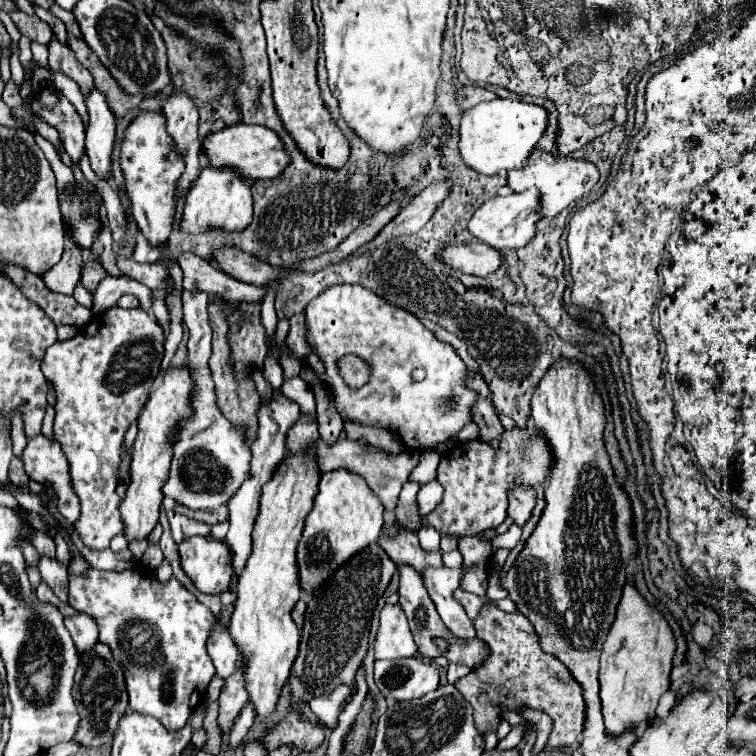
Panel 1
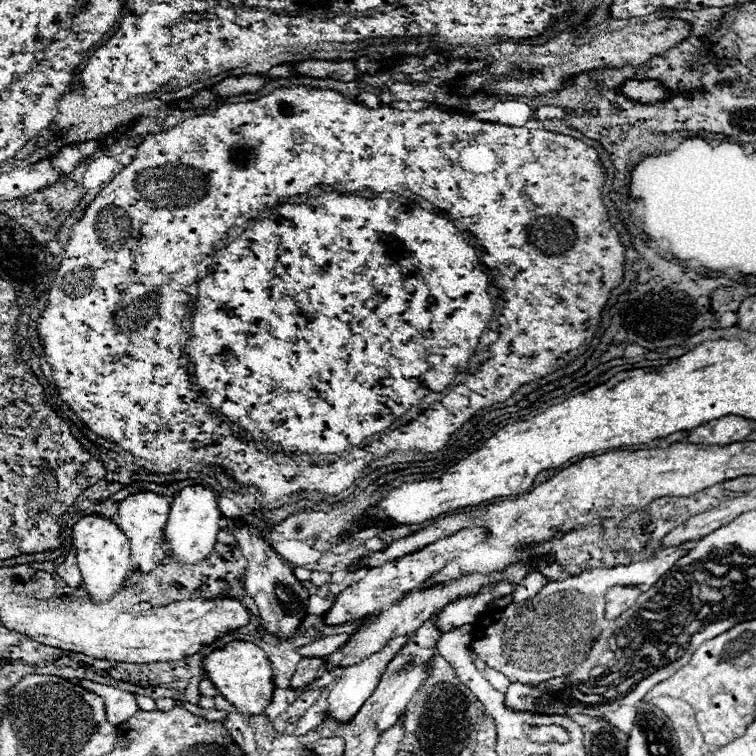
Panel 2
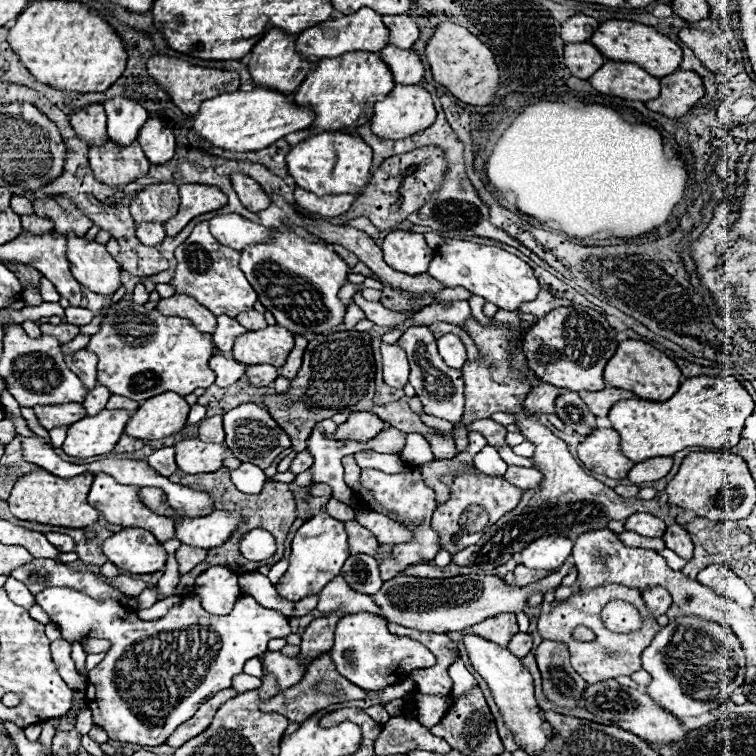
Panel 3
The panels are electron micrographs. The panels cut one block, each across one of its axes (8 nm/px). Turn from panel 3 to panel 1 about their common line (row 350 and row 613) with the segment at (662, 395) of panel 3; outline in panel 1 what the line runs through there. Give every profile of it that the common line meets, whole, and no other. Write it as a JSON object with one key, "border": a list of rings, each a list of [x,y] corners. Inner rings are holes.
{"border":[[[626,582],[622,600],[616,608],[616,620],[610,626],[608,636],[602,644],[602,658],[600,658],[600,698],[602,698],[602,714],[608,734],[616,736],[628,730],[630,726],[646,726],[656,714],[656,706],[664,690],[670,688],[670,670],[672,670],[672,658],[676,652],[676,642],[672,628],[664,620],[664,616],[652,608],[646,598],[638,592],[634,582]]]}

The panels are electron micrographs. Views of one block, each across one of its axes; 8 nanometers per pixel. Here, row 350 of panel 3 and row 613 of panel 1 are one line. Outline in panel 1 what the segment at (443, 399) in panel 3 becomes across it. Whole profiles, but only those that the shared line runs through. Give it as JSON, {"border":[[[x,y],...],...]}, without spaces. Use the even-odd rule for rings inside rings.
{"border":[[[404,564],[400,568],[400,588],[398,588],[398,594],[400,594],[400,604],[402,604],[402,608],[404,608],[406,616],[408,616],[408,624],[410,624],[410,630],[414,634],[414,642],[418,646],[418,652],[424,658],[444,656],[450,662],[464,664],[468,668],[476,668],[476,666],[484,664],[484,660],[490,654],[488,646],[482,640],[478,640],[478,638],[476,640],[456,640],[456,636],[452,636],[452,632],[448,632],[448,628],[442,624],[442,620],[440,620],[440,616],[436,612],[436,606],[432,604],[428,592],[424,590],[422,576],[410,564]]]}

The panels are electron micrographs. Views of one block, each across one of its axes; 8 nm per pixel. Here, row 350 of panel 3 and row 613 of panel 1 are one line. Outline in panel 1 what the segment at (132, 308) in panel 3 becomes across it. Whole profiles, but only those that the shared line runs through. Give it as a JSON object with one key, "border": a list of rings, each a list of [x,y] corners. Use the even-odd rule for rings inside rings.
{"border":[[[138,564],[122,572],[102,572],[92,566],[86,574],[70,572],[68,602],[72,608],[94,616],[100,630],[100,642],[108,644],[114,658],[120,660],[130,694],[130,708],[140,714],[156,716],[168,730],[184,728],[186,720],[198,706],[200,696],[204,698],[206,686],[216,672],[206,652],[206,640],[216,616],[204,604],[200,604],[196,596],[188,592],[174,576],[162,584],[160,580],[152,580],[150,572]],[[166,682],[172,682],[172,690],[164,690]]]}

